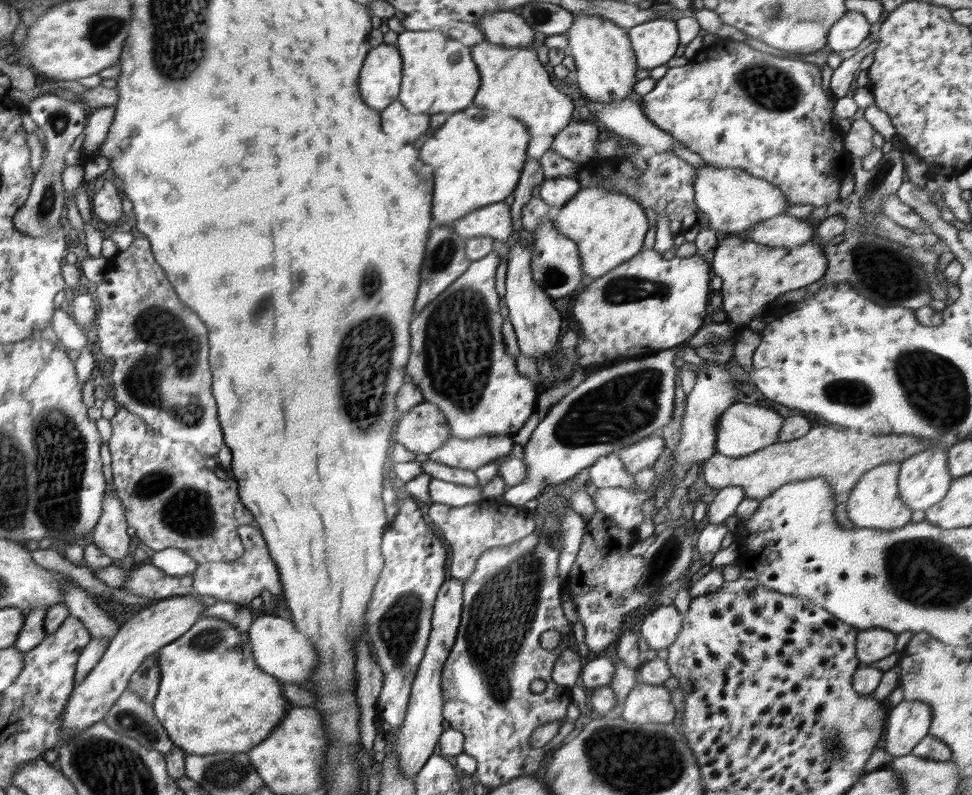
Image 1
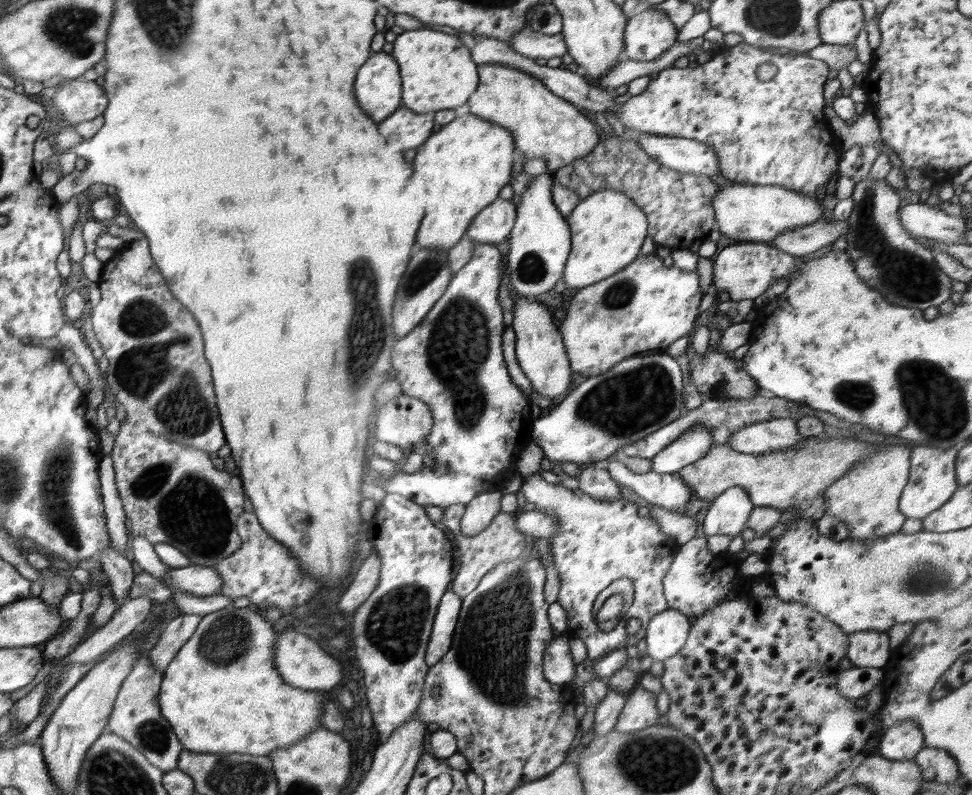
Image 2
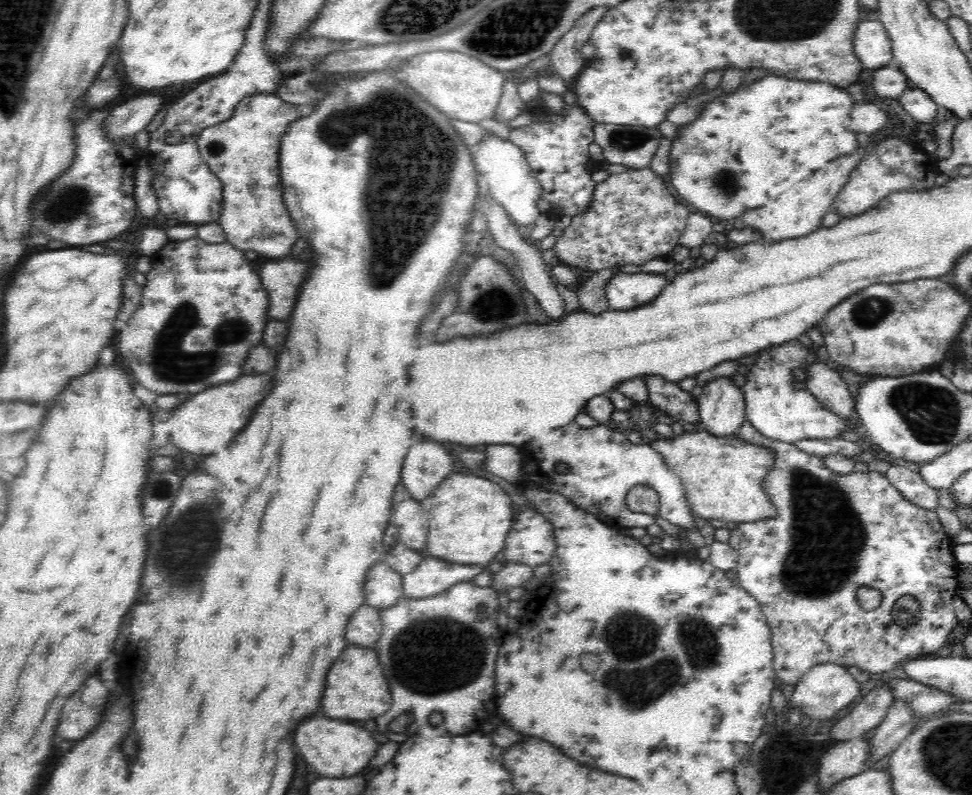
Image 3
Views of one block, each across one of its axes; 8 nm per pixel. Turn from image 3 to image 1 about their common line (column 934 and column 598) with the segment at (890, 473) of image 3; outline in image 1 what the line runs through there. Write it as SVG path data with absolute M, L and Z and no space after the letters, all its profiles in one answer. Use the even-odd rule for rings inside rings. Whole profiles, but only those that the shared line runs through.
M621 486L604 487L598 488L592 502L600 512L612 518L618 528L633 532L643 521L642 504L654 493L654 489L634 492Z

